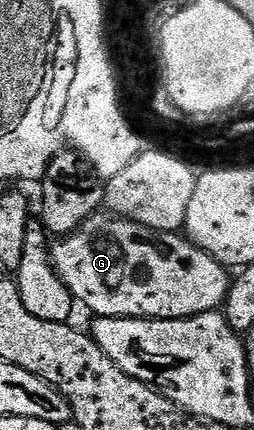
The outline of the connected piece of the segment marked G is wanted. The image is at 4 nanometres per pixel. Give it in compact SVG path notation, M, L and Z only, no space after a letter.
M101 209L95 215L83 223L78 231L71 231L69 235L57 238L50 247L52 253L52 263L56 266L64 284L70 289L73 300L85 303L93 312L93 316L99 317L122 317L123 319L189 319L195 315L201 315L207 311L215 311L225 306L230 290L229 268L225 264L219 263L209 251L203 251L196 246L191 239L183 234L174 231L151 231L149 227L144 227L141 223L136 223L132 219L123 219L118 215L113 215L107 209Z

